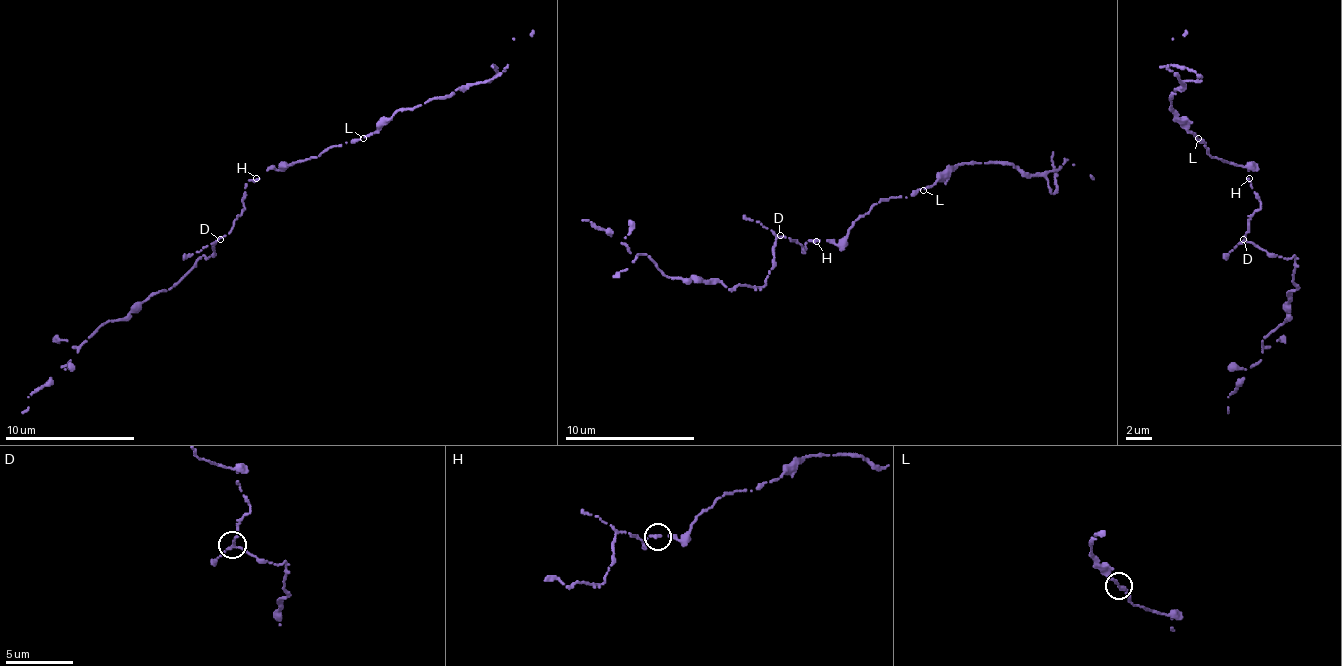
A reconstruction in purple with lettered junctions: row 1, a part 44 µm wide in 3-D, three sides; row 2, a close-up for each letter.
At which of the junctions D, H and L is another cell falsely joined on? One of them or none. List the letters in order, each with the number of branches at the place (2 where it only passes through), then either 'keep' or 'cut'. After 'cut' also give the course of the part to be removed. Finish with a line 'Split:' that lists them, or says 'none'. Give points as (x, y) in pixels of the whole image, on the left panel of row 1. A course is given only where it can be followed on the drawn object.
D: branches 3; keep
H: branches 1; keep
L: branches 1; keep
Split: none

